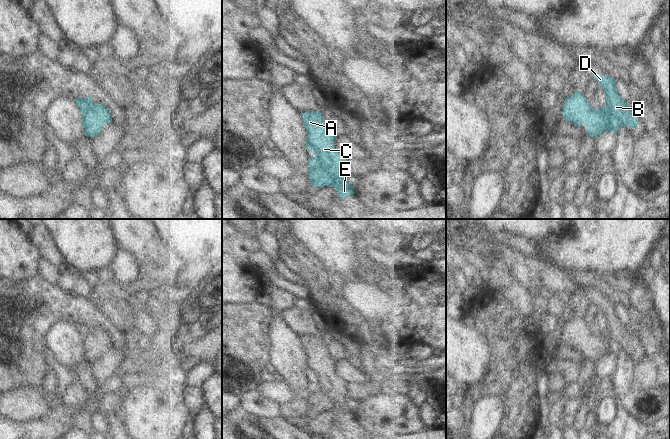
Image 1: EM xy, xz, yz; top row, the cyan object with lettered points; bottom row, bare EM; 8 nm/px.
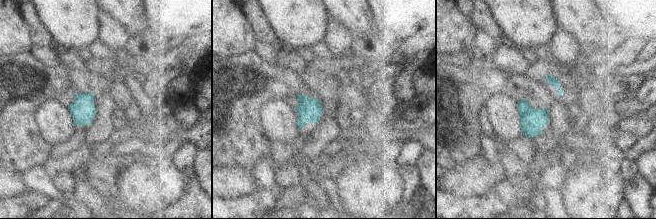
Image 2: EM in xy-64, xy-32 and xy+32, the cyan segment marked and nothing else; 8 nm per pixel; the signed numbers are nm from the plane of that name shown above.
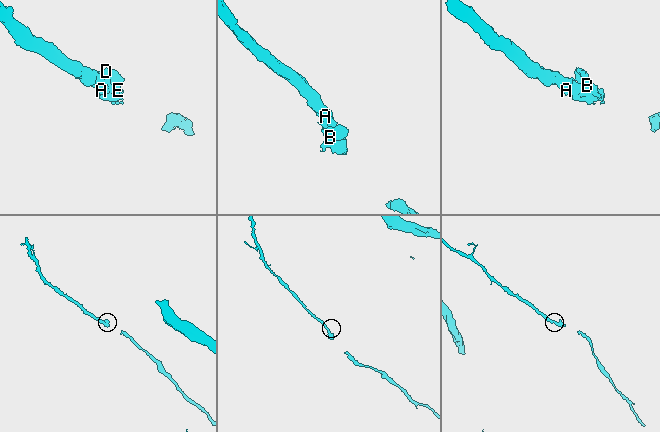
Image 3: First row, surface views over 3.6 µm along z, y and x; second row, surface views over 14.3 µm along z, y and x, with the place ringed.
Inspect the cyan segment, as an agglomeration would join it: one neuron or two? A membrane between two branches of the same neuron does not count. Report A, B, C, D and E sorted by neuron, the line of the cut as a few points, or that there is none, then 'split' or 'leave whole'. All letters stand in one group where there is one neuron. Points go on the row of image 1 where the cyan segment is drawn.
groups A B C D E; cut none; leave whole

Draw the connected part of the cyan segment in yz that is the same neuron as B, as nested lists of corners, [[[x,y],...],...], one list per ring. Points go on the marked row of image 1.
[[[594,73],[594,80],[602,87],[606,94],[606,104],[593,109],[584,95],[580,92],[565,98],[561,116],[566,121],[572,121],[576,127],[586,124],[586,135],[598,138],[605,130],[617,133],[623,127],[636,128],[638,125],[638,111],[633,110],[628,103],[619,96],[611,76]]]

